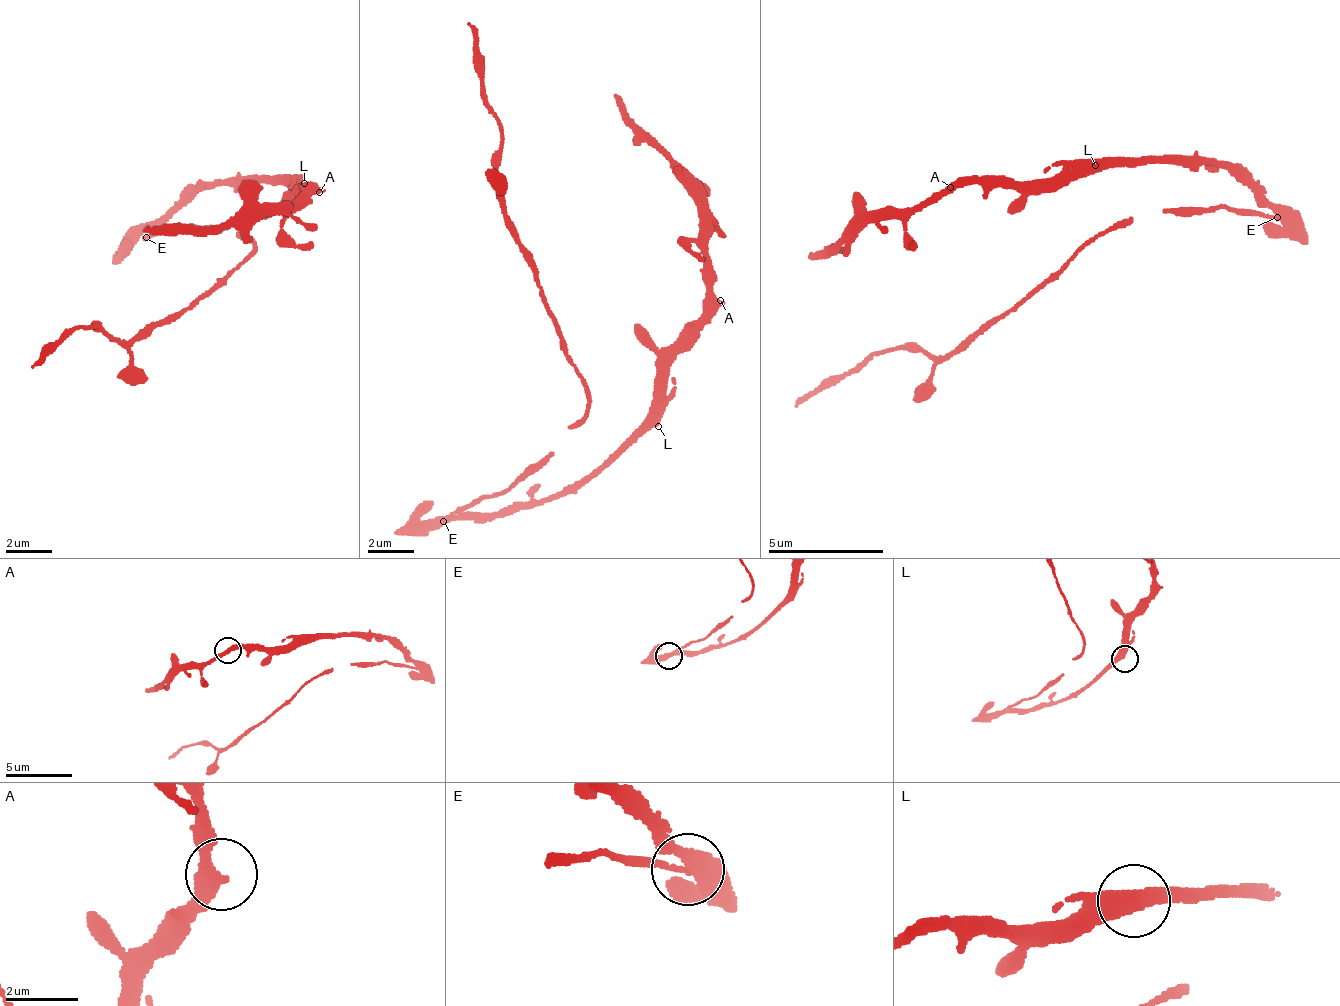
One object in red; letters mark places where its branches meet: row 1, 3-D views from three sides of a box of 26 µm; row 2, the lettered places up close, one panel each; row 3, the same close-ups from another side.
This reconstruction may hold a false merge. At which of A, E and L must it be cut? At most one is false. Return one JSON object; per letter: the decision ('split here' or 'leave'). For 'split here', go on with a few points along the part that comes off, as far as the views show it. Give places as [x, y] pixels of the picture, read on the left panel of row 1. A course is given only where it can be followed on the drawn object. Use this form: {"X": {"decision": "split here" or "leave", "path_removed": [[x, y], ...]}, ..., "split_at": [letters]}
{"A": {"decision": "leave"}, "E": {"decision": "leave"}, "L": {"decision": "leave"}, "split_at": []}

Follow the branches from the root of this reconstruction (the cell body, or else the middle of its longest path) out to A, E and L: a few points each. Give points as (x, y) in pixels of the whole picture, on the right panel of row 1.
A: (1245, 208), (1258, 202), (1252, 189), (1213, 163), (1189, 159), (1106, 156), (1069, 178), (958, 181), (950, 187)
E: (1245, 208), (1255, 214), (1276, 216)
L: (1245, 208), (1252, 208), (1258, 202), (1252, 189), (1213, 163), (1119, 156), (1095, 165)

